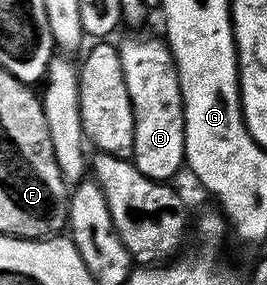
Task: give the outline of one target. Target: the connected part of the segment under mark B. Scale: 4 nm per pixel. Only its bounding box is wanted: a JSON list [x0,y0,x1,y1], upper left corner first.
[117,36,184,181]

